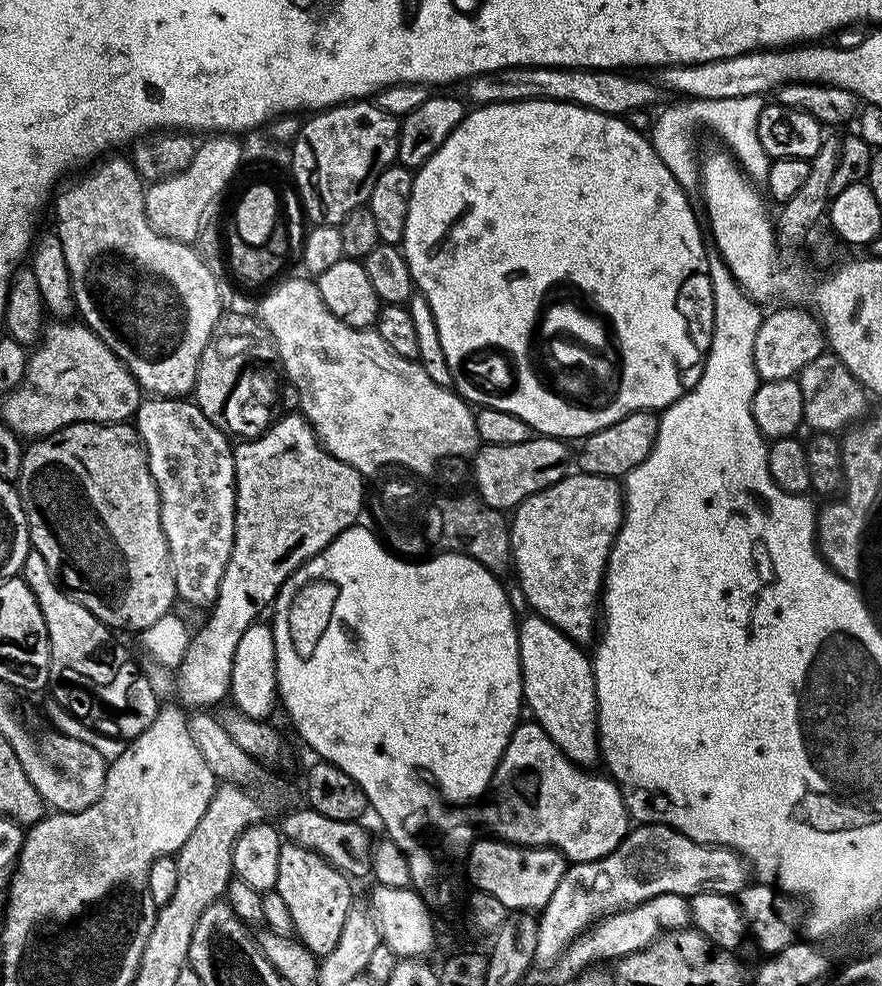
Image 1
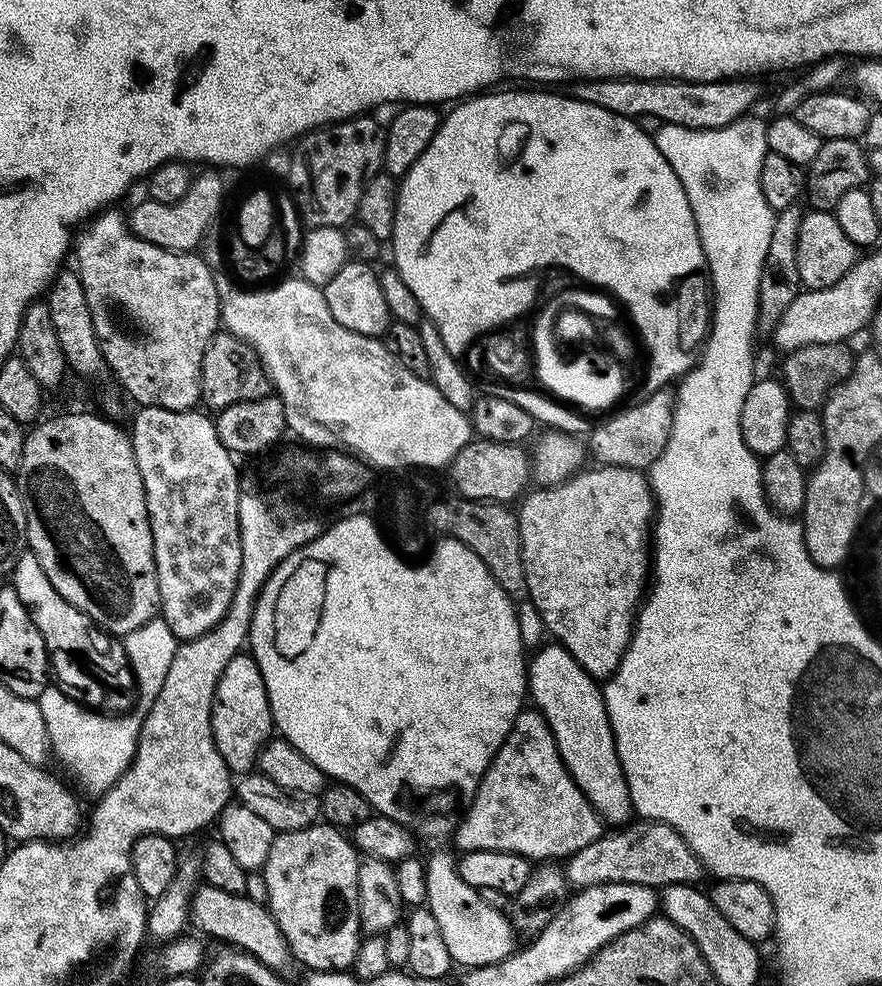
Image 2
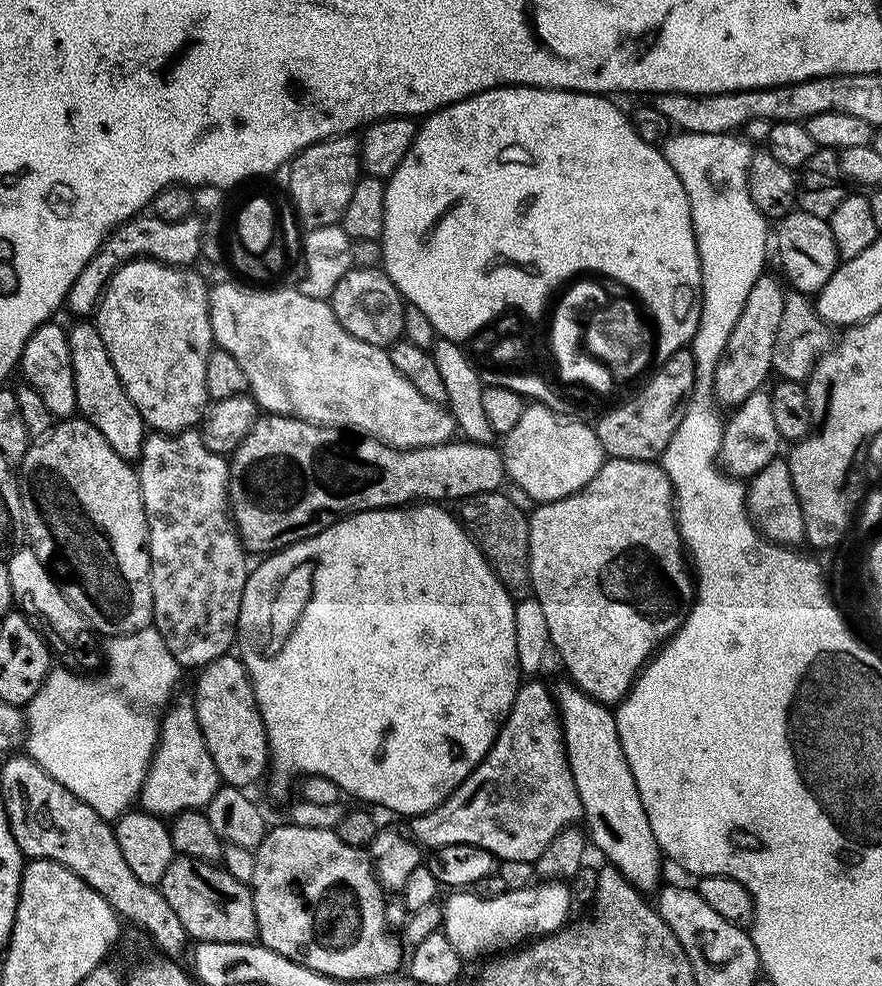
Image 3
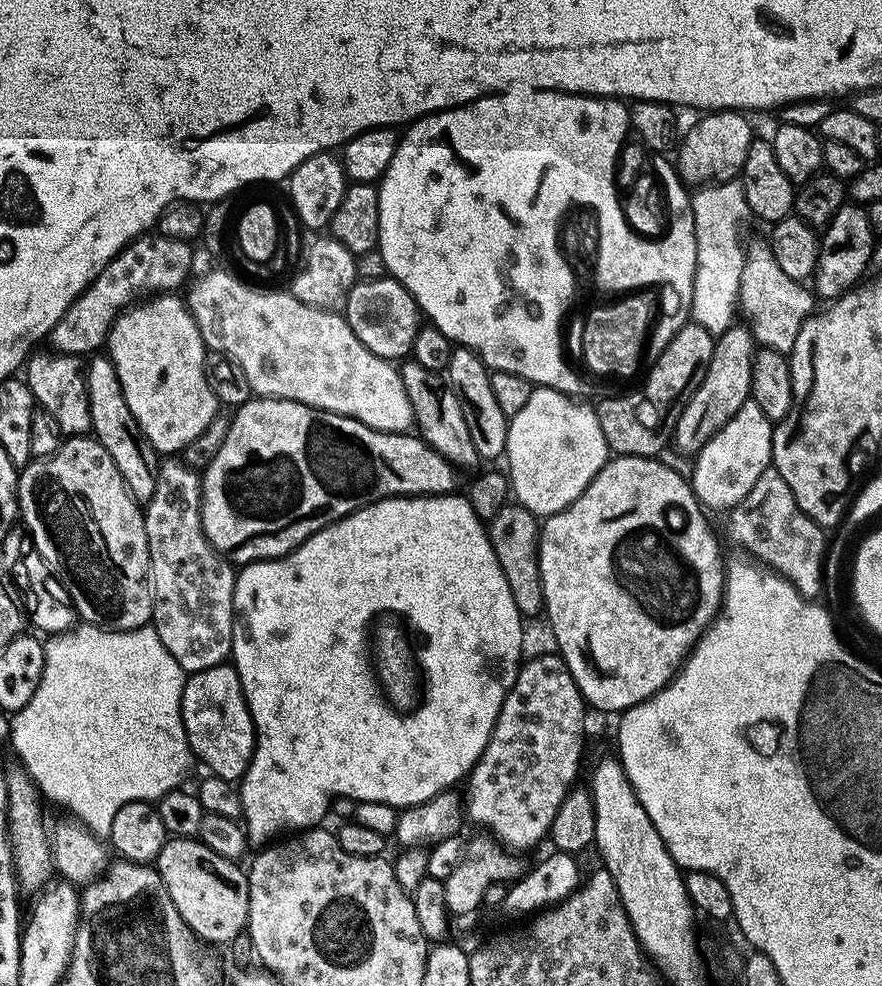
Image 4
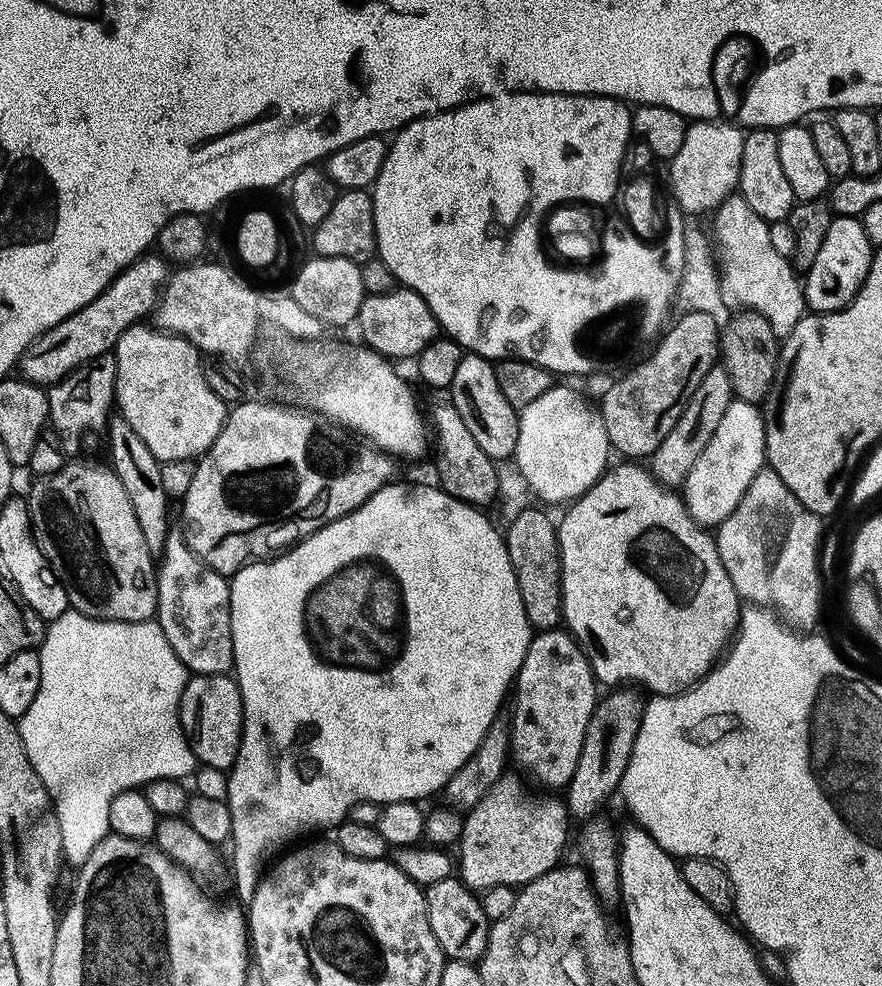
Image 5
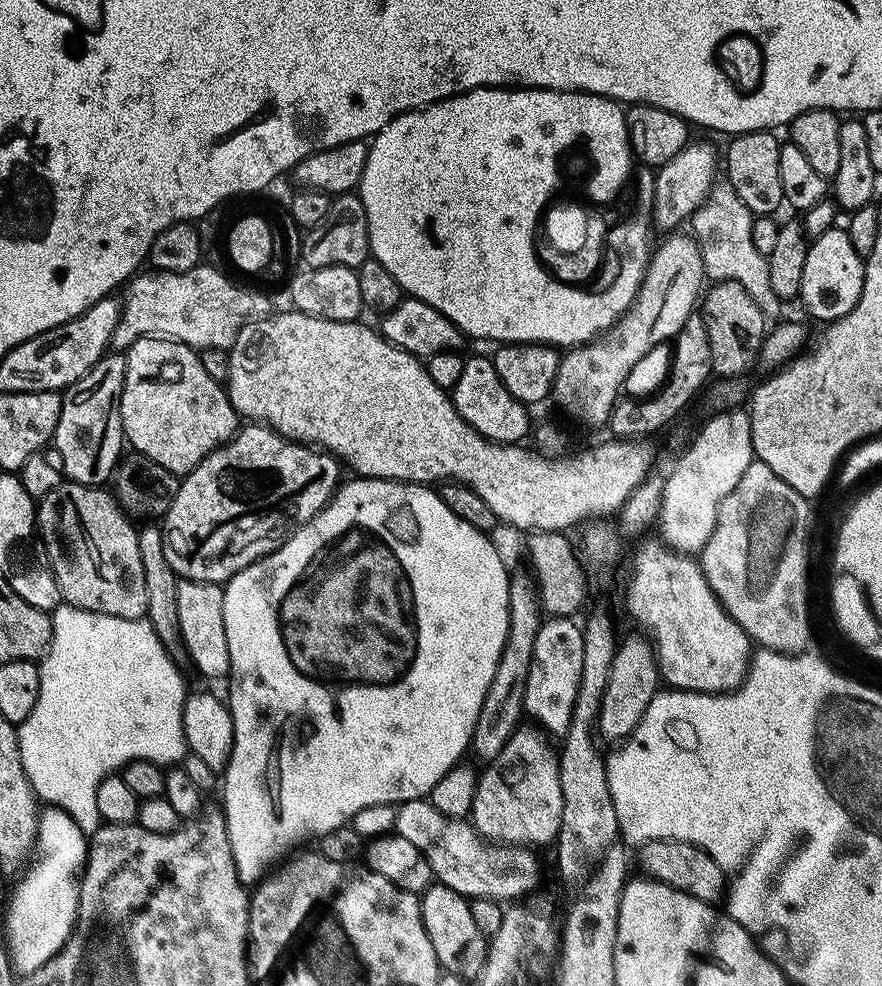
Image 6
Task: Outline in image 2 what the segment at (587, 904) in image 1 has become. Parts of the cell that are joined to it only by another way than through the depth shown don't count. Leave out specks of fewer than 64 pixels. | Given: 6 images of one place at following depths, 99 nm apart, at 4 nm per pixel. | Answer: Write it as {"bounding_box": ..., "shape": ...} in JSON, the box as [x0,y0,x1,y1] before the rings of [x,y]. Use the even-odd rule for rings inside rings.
{"bounding_box":[566,819,706,890],"shape":[[[641,819],[621,827],[613,836],[601,834],[590,846],[582,846],[566,860],[566,875],[573,889],[595,884],[645,884],[661,890],[668,884],[691,884],[706,876],[706,869],[690,846],[670,826]]]}

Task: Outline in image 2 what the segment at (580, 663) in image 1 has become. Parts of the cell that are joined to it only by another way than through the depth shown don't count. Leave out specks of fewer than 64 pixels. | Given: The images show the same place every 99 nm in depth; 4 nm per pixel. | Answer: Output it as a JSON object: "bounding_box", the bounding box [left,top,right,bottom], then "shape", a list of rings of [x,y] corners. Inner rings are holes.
{"bounding_box":[527,642,633,826],"shape":[[[548,642],[545,648],[540,648],[532,656],[532,661],[527,661],[528,687],[527,695],[532,695],[535,711],[541,712],[550,726],[550,730],[556,739],[558,754],[564,759],[566,770],[574,778],[574,782],[586,794],[586,798],[594,806],[594,810],[600,815],[605,825],[624,826],[633,819],[632,799],[630,790],[626,786],[626,774],[622,770],[622,762],[616,753],[614,734],[610,726],[608,711],[604,705],[604,694],[601,685],[566,650],[561,644]]]}

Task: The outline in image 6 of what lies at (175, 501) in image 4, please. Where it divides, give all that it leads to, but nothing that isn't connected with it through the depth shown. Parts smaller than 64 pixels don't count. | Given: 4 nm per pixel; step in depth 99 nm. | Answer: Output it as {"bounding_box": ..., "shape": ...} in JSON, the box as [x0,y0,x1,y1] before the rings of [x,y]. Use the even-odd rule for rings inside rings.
{"bounding_box":[177,582,232,676],"shape":[[[184,582],[177,590],[179,639],[192,664],[204,676],[229,675],[232,663],[224,625],[224,589],[218,584]]]}

